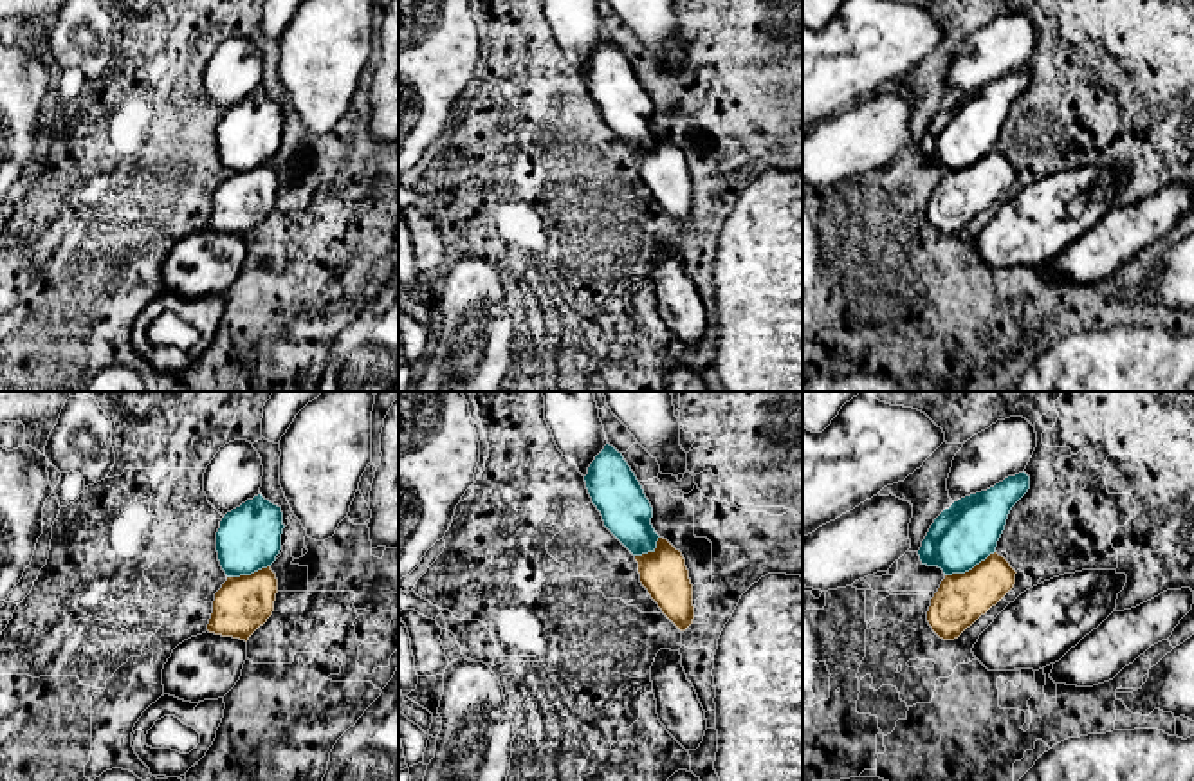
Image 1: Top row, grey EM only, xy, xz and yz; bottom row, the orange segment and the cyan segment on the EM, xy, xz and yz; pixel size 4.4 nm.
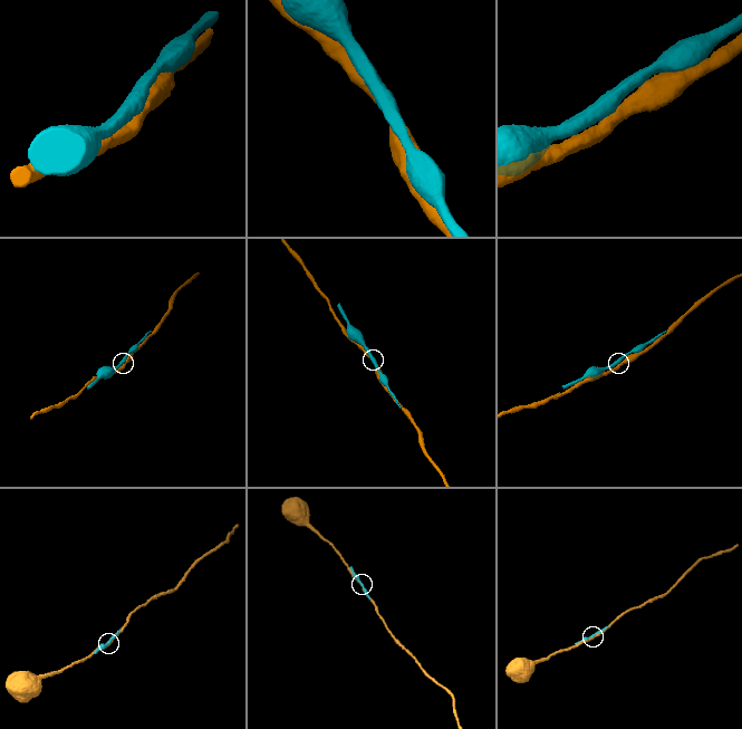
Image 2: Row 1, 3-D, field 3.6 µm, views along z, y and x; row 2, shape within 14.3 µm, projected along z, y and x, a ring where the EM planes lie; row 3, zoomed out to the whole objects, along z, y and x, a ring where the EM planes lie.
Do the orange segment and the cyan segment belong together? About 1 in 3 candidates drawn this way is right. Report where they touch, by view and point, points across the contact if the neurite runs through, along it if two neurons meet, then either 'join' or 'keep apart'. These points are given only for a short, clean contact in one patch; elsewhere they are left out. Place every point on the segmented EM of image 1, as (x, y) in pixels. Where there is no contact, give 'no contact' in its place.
meets orange in yz at (969, 570); keep apart

